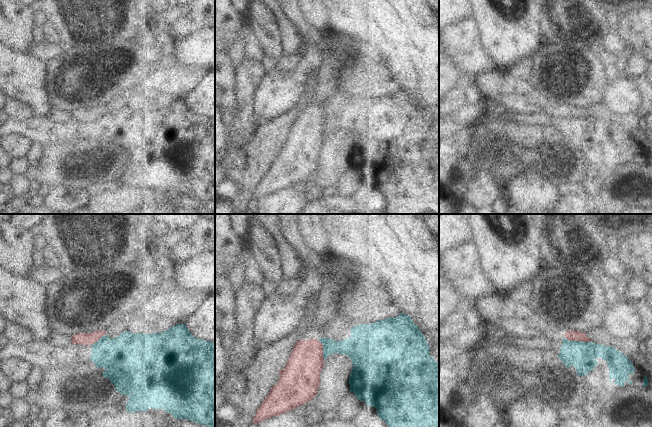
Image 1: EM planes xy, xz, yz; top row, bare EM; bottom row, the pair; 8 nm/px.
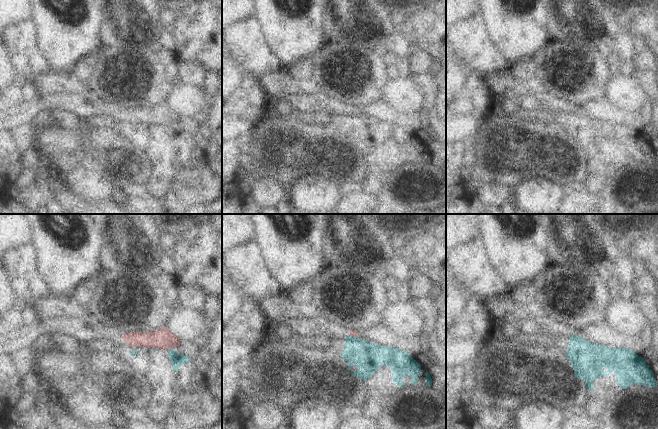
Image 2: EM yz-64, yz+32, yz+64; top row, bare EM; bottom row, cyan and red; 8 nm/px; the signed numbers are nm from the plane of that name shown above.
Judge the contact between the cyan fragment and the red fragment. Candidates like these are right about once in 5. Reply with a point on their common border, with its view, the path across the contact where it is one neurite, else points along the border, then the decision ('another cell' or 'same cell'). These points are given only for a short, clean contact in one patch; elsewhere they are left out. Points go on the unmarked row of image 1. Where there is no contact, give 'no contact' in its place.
contact yz (578, 117); border yz (564, 112), (569, 116), (592, 117); another cell

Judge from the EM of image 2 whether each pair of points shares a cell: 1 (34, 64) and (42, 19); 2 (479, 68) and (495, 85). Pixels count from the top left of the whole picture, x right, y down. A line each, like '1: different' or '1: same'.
1: different
2: different

